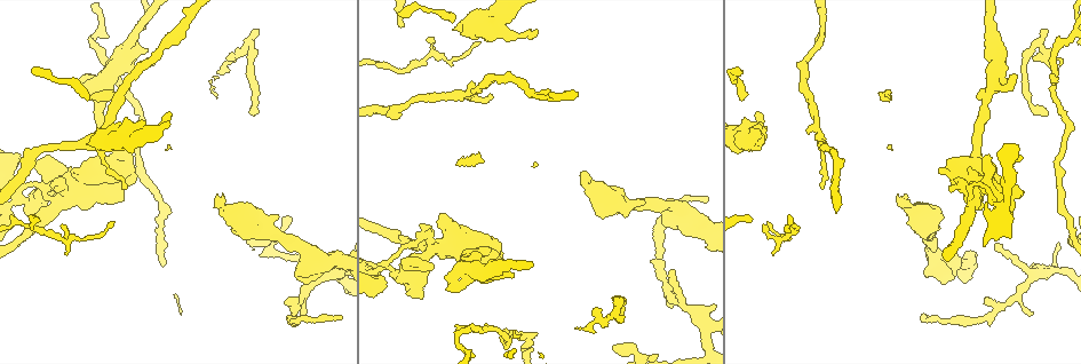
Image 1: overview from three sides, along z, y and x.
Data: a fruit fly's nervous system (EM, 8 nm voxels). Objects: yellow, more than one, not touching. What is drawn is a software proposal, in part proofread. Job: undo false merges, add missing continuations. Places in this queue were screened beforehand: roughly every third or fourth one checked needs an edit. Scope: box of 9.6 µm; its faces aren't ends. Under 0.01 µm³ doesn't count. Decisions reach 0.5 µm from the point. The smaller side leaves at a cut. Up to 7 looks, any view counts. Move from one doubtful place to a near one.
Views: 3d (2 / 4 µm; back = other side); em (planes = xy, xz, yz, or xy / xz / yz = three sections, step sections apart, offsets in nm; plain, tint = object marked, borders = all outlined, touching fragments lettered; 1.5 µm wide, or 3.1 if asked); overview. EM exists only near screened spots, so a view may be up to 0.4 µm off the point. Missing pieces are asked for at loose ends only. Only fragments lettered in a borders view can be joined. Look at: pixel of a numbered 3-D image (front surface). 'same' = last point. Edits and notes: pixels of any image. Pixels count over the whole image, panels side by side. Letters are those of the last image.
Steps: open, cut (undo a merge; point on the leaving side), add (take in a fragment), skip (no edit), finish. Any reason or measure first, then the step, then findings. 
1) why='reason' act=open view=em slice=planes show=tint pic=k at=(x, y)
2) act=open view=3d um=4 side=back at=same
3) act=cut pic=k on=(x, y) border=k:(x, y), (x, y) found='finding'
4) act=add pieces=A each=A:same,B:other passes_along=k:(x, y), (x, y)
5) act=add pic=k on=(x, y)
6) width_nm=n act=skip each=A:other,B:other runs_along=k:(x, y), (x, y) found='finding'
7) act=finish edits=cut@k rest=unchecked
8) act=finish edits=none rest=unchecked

why='an open end' act=open view=3d um=4 pic=1 at=(406, 293)

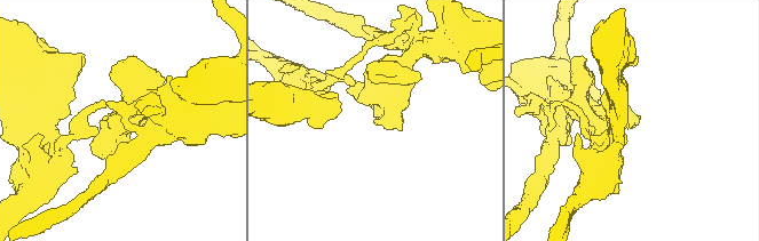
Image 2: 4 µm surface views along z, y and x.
why='now the EM' act=open view=em slice=xz step=4 show=borders pic=2 at=(376, 125)

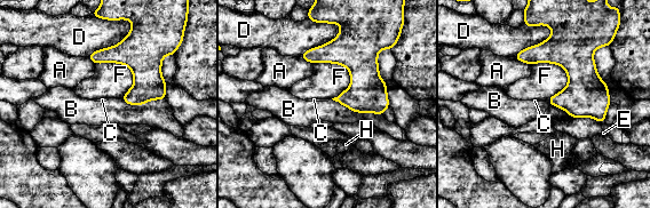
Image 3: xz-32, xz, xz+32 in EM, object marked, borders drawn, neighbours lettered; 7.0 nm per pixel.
act=open view=em slice=planes show=borders at=same

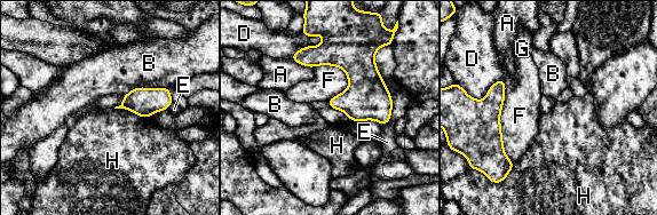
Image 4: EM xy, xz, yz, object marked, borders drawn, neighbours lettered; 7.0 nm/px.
act=skip each=A:other,B:other,D:other,E:other,F:other,G:other,H:other border=4:(115, 108), (150, 117) found='none of them fits'

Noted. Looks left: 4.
why='a narrow waist' act=open view=3d um=4 side=back pic=1 at=(406, 101)

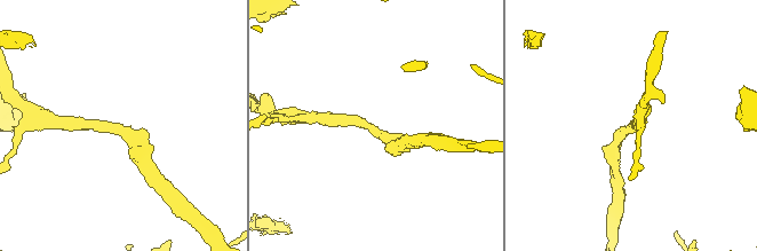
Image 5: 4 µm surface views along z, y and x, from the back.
why='need the tissue' act=open view=em slice=planes show=tint pic=5 at=(115, 126)

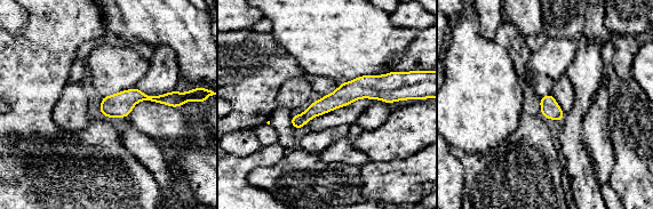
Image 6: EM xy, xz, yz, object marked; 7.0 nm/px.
why='see the neighbours' act=open view=em slice=planes show=borders at=same

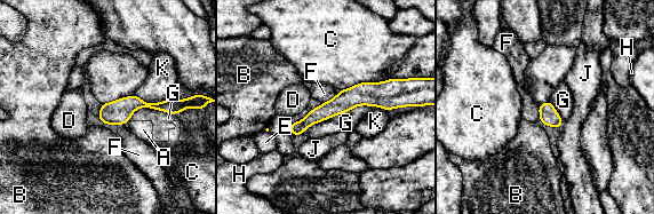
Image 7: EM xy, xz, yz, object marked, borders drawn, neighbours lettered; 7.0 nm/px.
width_nm=130 act=skip each=A:other,B:other,C:other,D:other,E:other,F:other,G:other,H:other,J:other,K:other found='all the same neuron'

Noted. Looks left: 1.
why='free end' act=open view=em slice=planes show=borders pic=1 at=(217, 196)

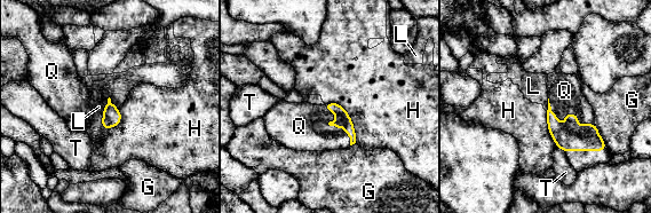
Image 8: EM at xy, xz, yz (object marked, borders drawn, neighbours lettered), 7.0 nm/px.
longest_contact=Q:380nm act=add pieces=Q each=G:other,H:other,L:other,Q:same,T:other found='the neuron continues'

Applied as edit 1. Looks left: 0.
act=finish edits=add@8 rest=unchecked

